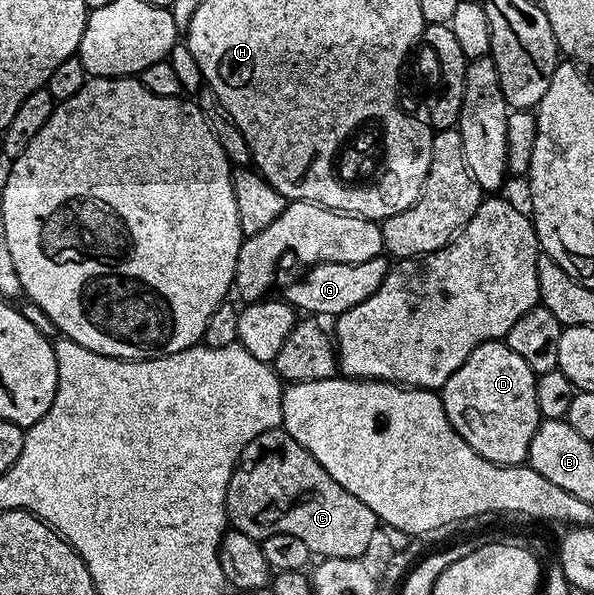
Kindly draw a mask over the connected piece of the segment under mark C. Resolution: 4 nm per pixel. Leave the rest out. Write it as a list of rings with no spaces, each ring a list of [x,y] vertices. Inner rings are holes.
[[[279,426],[252,438],[248,446],[238,459],[238,465],[234,468],[232,478],[228,482],[226,491],[226,519],[229,527],[235,532],[248,534],[248,538],[262,541],[272,534],[292,534],[301,538],[311,554],[318,558],[344,558],[345,560],[356,560],[365,557],[370,543],[374,540],[374,531],[380,528],[380,521],[356,494],[348,494],[296,438],[287,434],[286,429]]]

